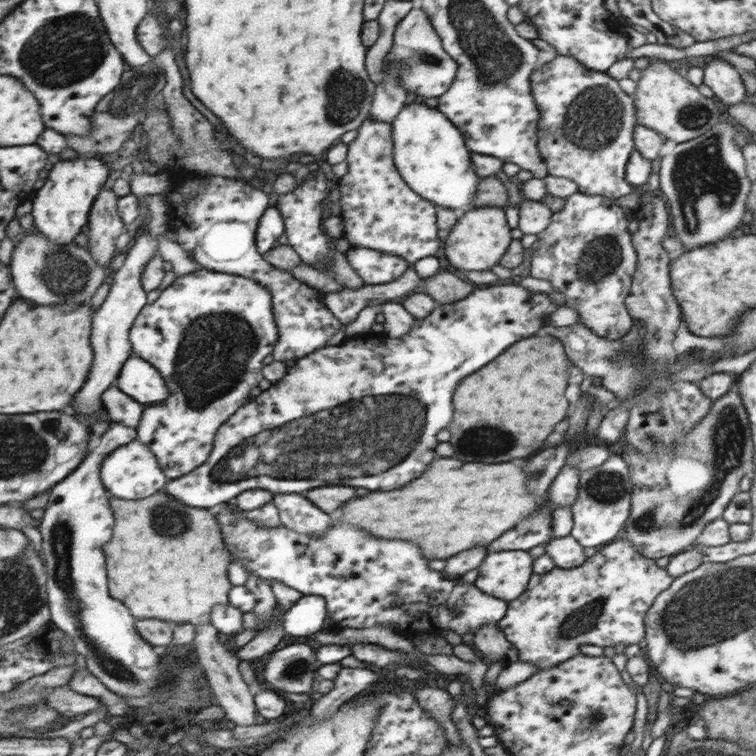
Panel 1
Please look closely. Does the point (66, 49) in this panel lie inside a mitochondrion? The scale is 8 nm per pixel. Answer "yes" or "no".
yes

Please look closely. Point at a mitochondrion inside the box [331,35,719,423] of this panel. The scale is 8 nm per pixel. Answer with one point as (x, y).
(593, 120)

